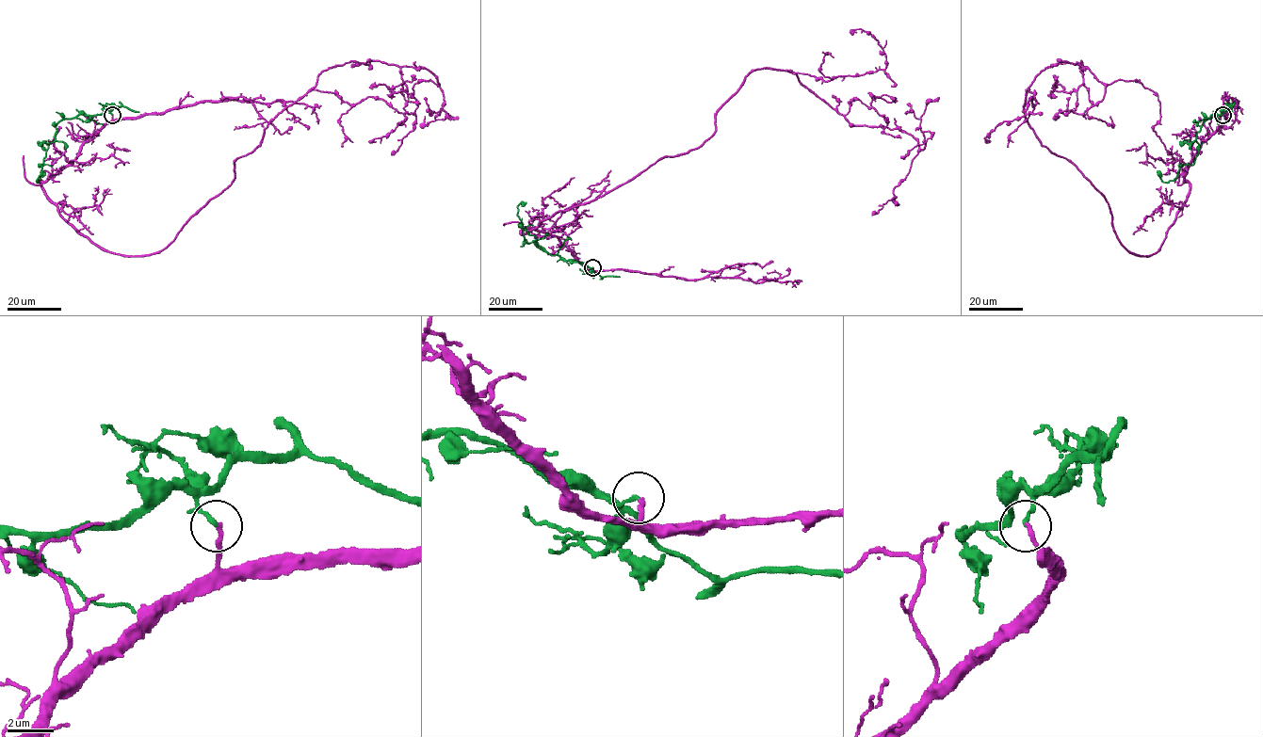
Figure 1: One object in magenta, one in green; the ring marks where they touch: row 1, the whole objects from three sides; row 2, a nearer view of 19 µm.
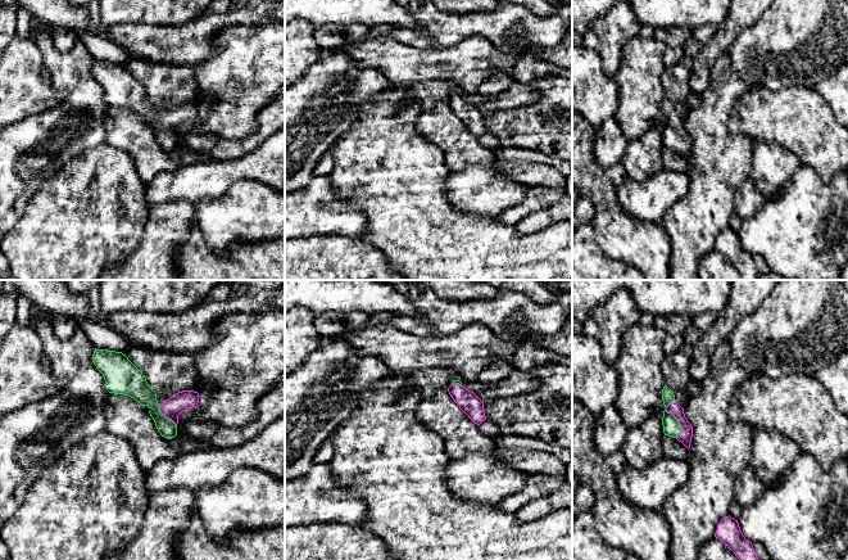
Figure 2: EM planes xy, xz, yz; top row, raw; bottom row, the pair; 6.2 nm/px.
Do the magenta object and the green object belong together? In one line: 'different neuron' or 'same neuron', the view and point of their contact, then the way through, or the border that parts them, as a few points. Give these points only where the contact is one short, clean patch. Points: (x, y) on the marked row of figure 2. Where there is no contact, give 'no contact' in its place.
different neuron; contact yz (675, 416)

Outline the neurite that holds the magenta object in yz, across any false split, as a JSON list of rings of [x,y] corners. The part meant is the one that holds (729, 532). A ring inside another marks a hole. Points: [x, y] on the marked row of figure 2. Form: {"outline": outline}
{"outline": [[[730,515],[721,519],[715,537],[722,541],[739,560],[758,560],[752,542],[743,536],[738,520]]]}

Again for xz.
{"outline": [[[450,384],[450,397],[459,408],[477,425],[486,420],[484,402],[471,390],[459,384]]]}

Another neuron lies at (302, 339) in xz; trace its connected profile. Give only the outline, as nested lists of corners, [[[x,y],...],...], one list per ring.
[[[301,307],[285,312],[285,375],[298,370],[312,353],[322,347],[321,335],[314,328],[314,317],[312,311]]]

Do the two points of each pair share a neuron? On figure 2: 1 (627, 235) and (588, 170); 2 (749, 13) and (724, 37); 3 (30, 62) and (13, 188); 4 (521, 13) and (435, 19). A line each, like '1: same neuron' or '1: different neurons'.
1: same neuron
2: same neuron
3: different neurons
4: same neuron

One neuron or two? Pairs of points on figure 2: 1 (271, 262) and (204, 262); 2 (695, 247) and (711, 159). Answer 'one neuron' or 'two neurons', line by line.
1: one neuron
2: one neuron

